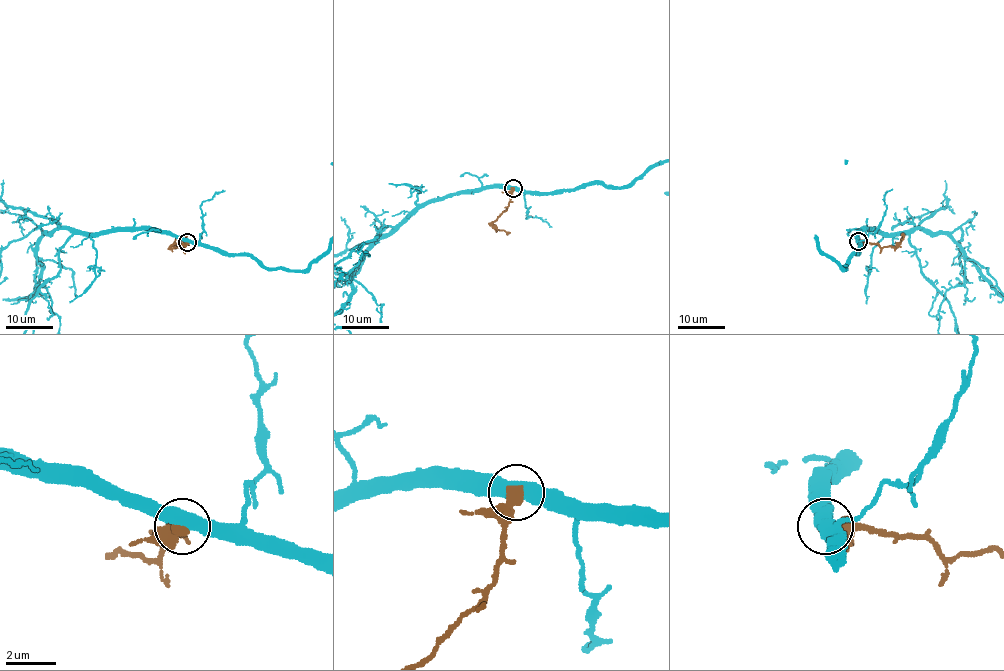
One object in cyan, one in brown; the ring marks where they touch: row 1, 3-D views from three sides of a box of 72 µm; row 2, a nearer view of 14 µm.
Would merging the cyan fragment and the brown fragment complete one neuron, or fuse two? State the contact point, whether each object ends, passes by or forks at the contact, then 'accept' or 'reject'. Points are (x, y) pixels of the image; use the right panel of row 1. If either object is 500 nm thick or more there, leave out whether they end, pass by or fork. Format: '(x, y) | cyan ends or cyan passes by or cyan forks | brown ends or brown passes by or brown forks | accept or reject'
(858, 241) | reject

